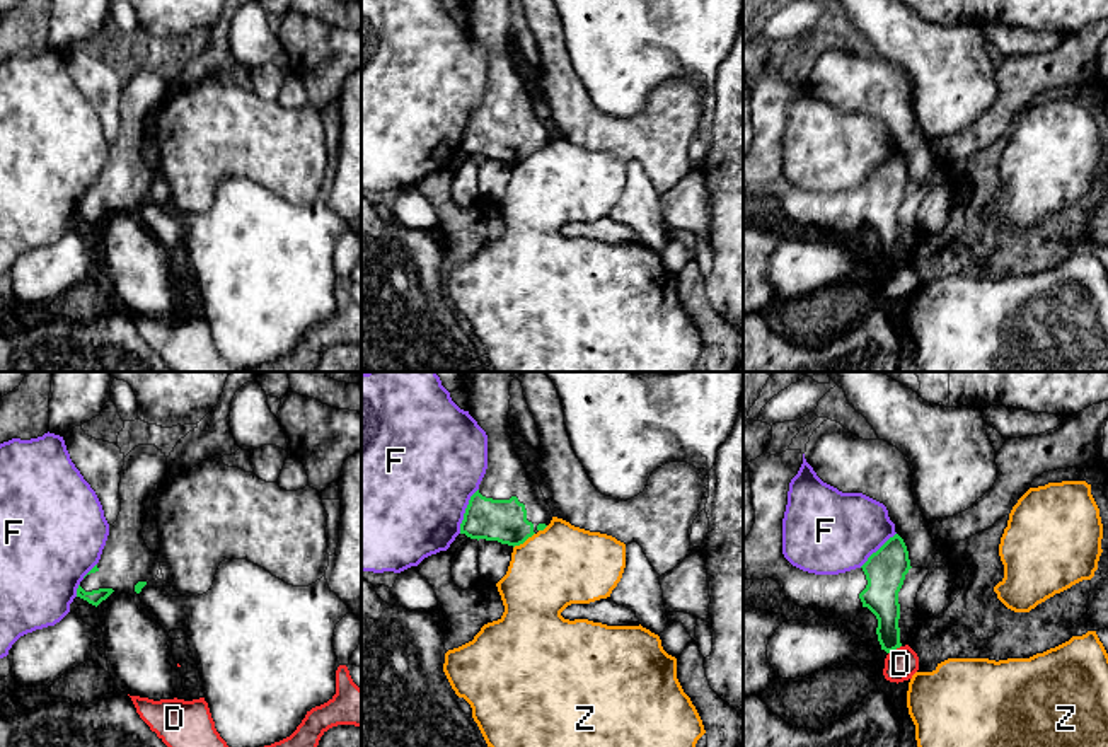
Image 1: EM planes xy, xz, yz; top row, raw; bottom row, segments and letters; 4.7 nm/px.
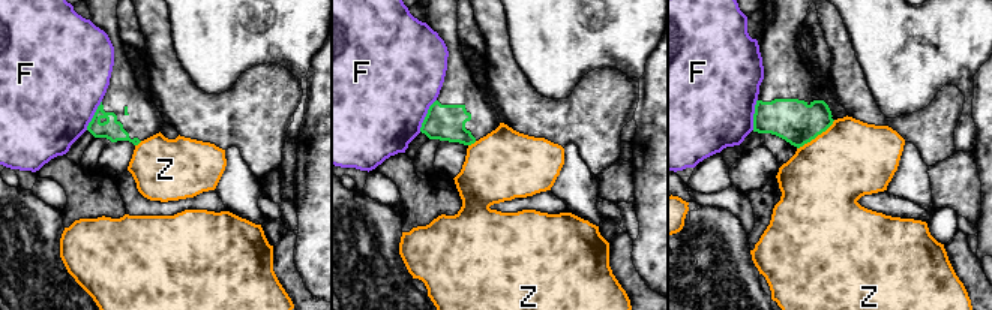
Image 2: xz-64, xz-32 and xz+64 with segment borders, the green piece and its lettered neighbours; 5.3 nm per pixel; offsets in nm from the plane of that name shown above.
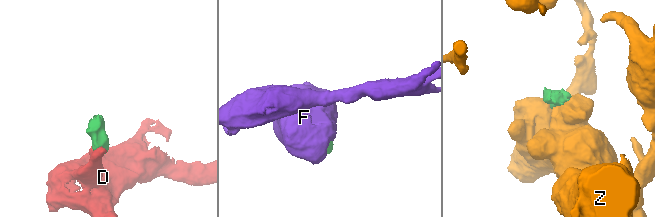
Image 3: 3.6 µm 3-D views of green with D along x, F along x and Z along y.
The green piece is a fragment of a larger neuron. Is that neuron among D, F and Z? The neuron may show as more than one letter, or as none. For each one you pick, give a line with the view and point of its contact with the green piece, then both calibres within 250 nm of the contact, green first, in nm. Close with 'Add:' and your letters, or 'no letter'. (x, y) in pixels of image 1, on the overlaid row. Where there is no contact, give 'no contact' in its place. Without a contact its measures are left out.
Add: no letter

